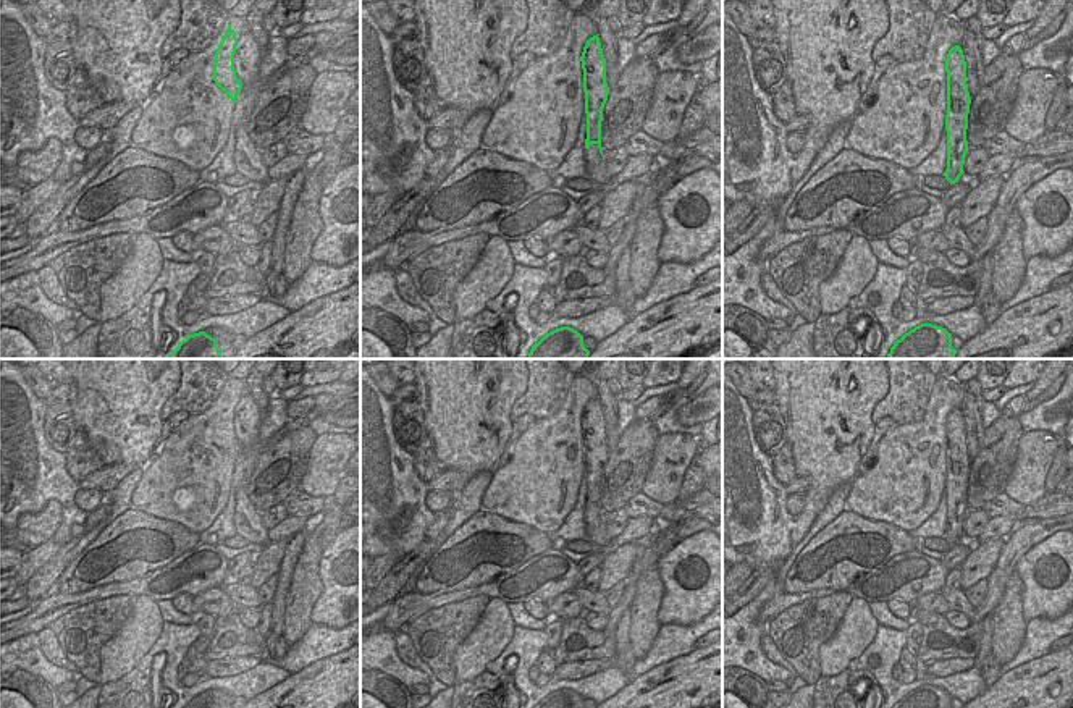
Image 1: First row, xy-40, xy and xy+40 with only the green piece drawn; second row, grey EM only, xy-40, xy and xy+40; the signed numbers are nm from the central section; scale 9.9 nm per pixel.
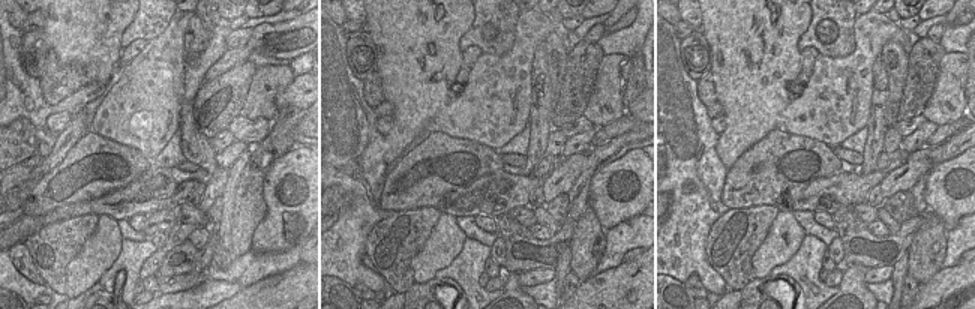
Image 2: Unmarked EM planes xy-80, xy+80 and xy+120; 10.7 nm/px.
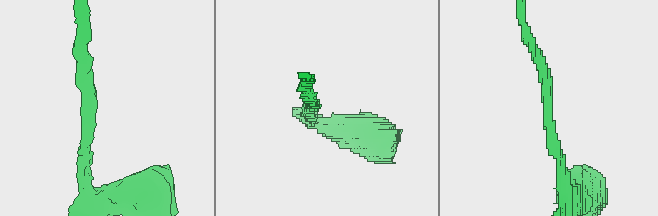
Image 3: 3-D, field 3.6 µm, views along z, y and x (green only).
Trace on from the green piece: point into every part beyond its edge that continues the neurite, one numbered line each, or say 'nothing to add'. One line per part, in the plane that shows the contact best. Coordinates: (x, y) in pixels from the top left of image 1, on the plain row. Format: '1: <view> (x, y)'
nothing to add

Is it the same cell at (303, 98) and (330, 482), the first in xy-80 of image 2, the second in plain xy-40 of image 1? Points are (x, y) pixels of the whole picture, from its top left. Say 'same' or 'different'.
different

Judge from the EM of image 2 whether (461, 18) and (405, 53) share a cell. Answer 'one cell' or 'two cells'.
one cell

